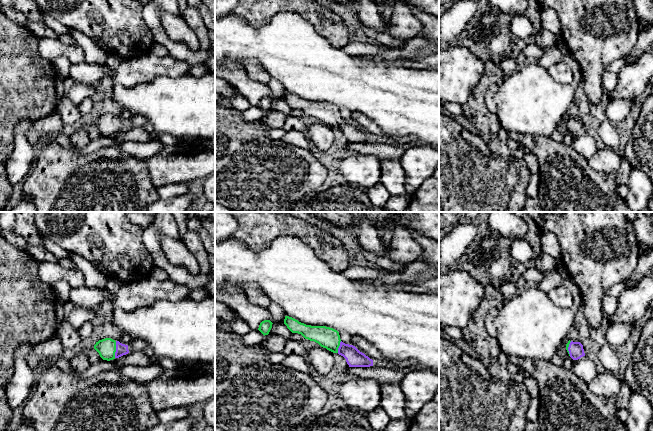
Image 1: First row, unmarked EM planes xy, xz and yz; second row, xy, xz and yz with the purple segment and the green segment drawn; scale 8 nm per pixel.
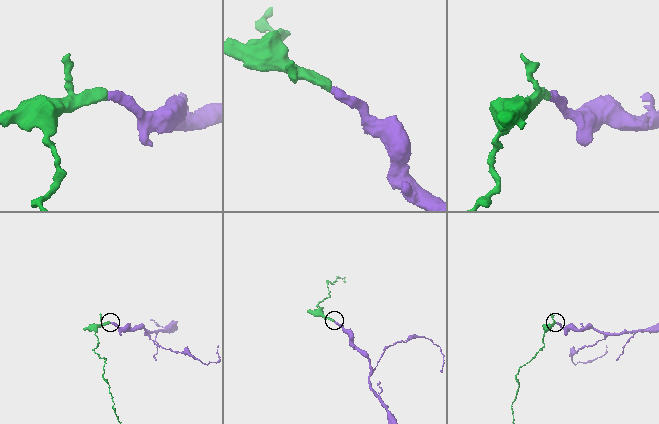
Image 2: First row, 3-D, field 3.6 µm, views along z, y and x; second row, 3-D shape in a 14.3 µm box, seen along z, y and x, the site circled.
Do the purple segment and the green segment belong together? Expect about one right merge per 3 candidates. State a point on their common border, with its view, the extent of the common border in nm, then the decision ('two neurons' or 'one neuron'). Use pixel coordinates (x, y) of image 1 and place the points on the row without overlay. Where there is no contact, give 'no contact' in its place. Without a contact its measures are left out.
contact xy (116, 125); length 140 nm; one neuron

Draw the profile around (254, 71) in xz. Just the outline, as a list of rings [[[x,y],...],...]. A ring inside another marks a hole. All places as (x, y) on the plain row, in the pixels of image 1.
[[[255,60],[248,61],[245,65],[245,70],[250,79],[260,83],[267,84],[271,78]]]

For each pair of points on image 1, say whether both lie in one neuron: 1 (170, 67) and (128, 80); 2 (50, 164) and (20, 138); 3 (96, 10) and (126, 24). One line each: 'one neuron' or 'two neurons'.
1: one neuron
2: two neurons
3: one neuron

